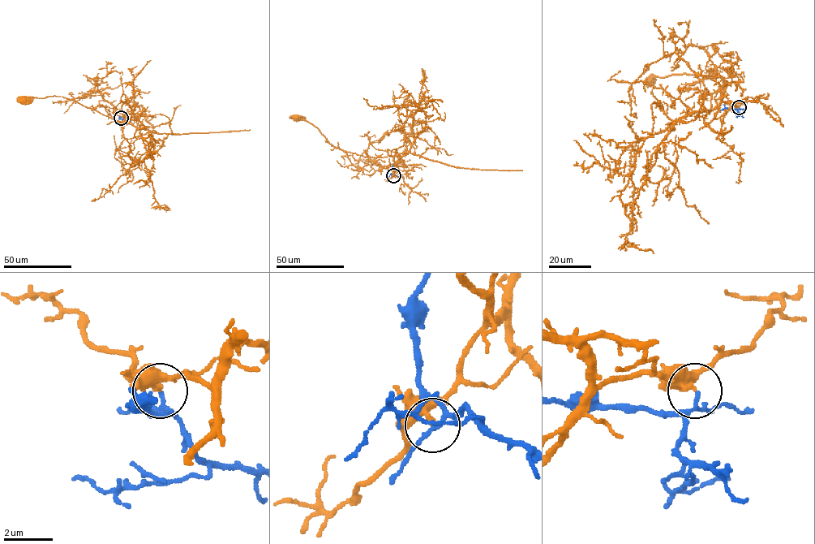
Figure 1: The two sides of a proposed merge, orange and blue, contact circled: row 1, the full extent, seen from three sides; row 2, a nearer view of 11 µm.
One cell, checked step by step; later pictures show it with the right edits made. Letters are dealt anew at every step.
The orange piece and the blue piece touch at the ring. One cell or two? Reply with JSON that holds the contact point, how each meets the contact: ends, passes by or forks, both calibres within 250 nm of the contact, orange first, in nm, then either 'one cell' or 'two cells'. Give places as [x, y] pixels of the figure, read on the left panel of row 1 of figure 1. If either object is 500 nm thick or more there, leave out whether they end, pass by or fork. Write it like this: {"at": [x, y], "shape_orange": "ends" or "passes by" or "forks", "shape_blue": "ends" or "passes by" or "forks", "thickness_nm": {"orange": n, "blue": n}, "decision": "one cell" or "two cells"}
{"at": [121, 118], "shape_orange": "ends", "shape_blue": "passes by", "thickness_nm": {"orange": 240, "blue": 120}, "decision": "two cells"}

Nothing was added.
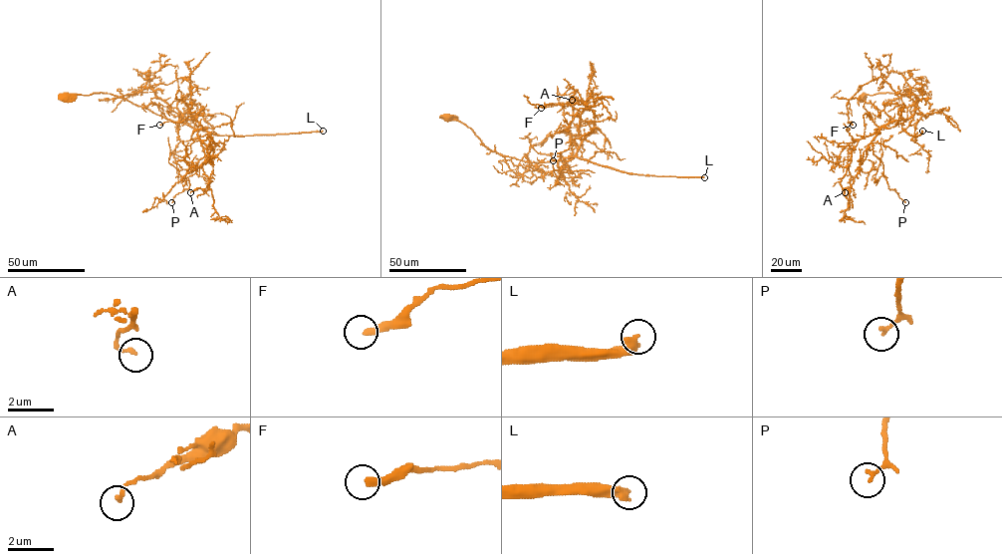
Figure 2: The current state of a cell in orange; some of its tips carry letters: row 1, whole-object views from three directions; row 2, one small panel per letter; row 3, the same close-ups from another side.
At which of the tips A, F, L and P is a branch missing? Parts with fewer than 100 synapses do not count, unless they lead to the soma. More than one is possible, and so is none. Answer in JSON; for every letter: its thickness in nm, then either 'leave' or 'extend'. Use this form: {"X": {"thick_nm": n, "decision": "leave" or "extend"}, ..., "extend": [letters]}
{"A": {"thick_nm": 180, "decision": "leave"}, "F": {"thick_nm": 300, "decision": "leave"}, "L": {"thick_nm": 400, "decision": "extend"}, "P": {"thick_nm": 150, "decision": "leave"}, "extend": ["L"]}

